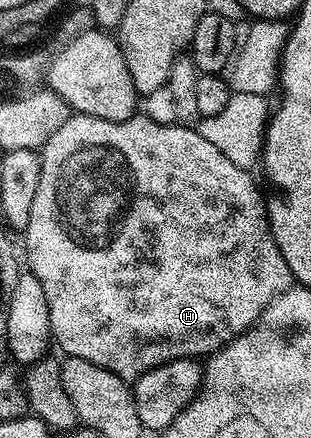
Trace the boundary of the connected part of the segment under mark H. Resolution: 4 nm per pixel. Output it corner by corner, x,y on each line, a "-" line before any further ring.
83,115
69,116
68,121
62,123
62,127
58,127
58,131
54,131
54,135
50,135
50,139
44,144
40,153
38,191
34,195
34,207
30,207
30,223
22,233
22,237
28,240
27,272
34,274
38,283
42,283
42,288
46,290
46,304
50,306
50,327
52,328
52,340
55,348
60,348
64,357
86,359
86,363
94,363
106,371
118,375
124,381
135,383
142,375
146,375
146,371
154,371
154,367
162,367
162,363
170,363
174,359
182,359
183,357
200,359
205,355
215,353
217,349
224,348
236,337
243,337
244,332
253,328
259,322
260,317
266,311
266,307
270,307
270,303
274,303
274,299
278,299
278,295
282,295
288,289
293,288
294,285
290,267
286,263
286,259
282,259
282,251
278,251
278,243
274,243
274,235
268,225
268,207
265,194
263,192
260,194
260,189
256,186
256,181
252,176
253,174
249,170
234,167
234,163
230,163
230,159
226,159
226,155
222,155
222,151
218,151
218,147
214,147
208,140
202,139
200,130
196,127
188,128
180,124
163,125
162,123
154,123
150,118
143,115
137,115
125,121
107,121
106,119

